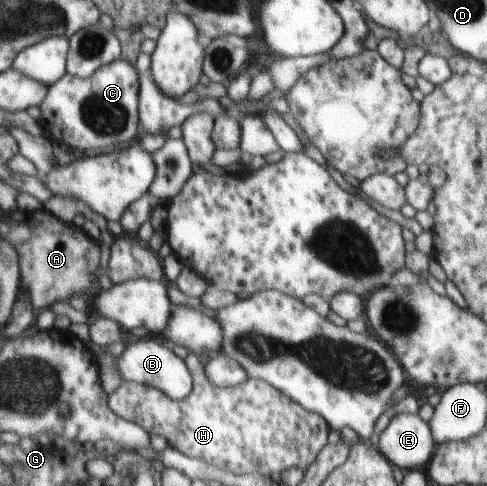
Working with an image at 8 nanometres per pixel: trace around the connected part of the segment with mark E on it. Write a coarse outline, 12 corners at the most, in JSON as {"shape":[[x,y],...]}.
{"shape":[[394,413],[377,448],[399,470],[417,470],[433,455],[429,426]]}

